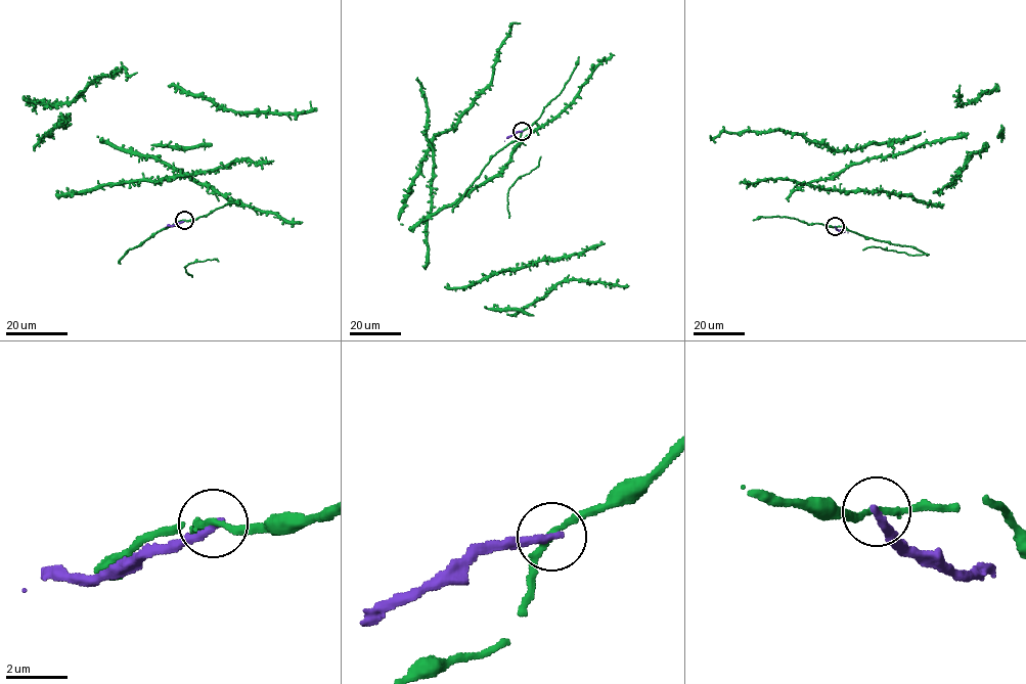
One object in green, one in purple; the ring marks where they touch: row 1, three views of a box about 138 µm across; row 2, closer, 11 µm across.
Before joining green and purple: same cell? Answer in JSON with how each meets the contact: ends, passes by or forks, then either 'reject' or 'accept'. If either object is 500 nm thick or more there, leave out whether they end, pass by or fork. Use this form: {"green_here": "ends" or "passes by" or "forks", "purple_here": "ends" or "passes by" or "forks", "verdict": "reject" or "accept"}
{"green_here": "passes by", "purple_here": "ends", "verdict": "reject"}

